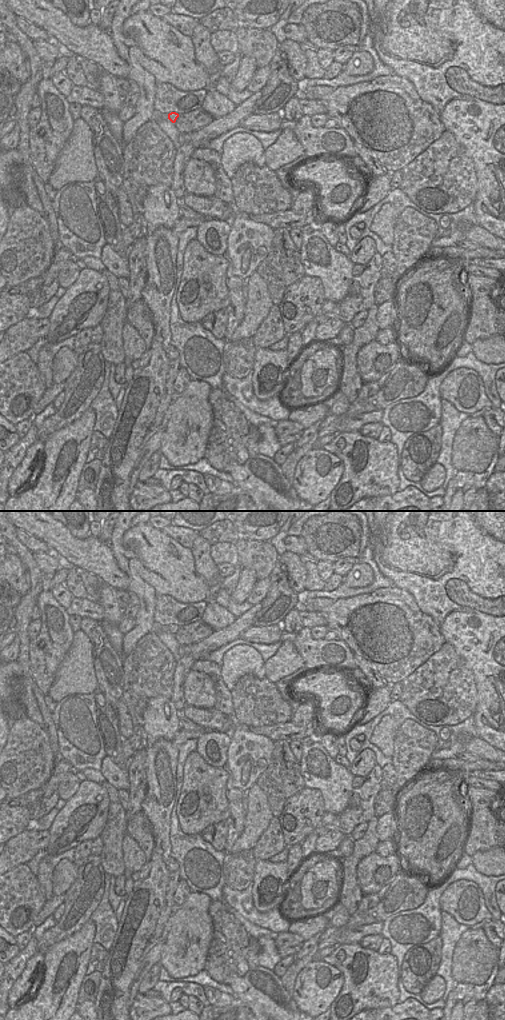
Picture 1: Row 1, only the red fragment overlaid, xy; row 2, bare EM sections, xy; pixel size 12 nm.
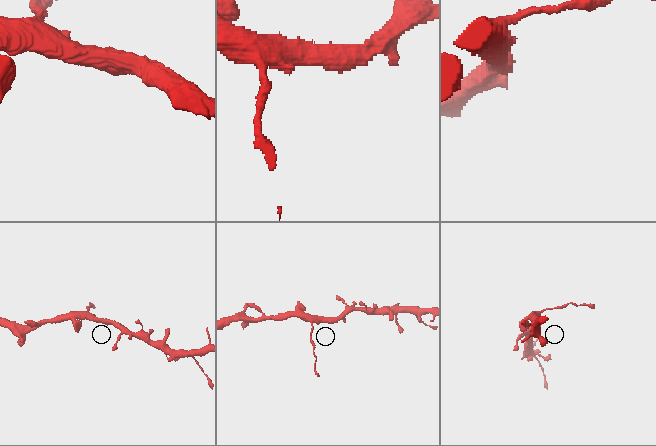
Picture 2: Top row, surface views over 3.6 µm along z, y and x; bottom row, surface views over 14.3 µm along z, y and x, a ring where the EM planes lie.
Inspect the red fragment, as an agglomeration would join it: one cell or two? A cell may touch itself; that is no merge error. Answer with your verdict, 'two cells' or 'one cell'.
two cells

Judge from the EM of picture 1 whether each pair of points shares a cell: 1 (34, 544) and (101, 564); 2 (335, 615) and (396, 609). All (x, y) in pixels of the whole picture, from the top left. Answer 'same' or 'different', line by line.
1: different
2: same

